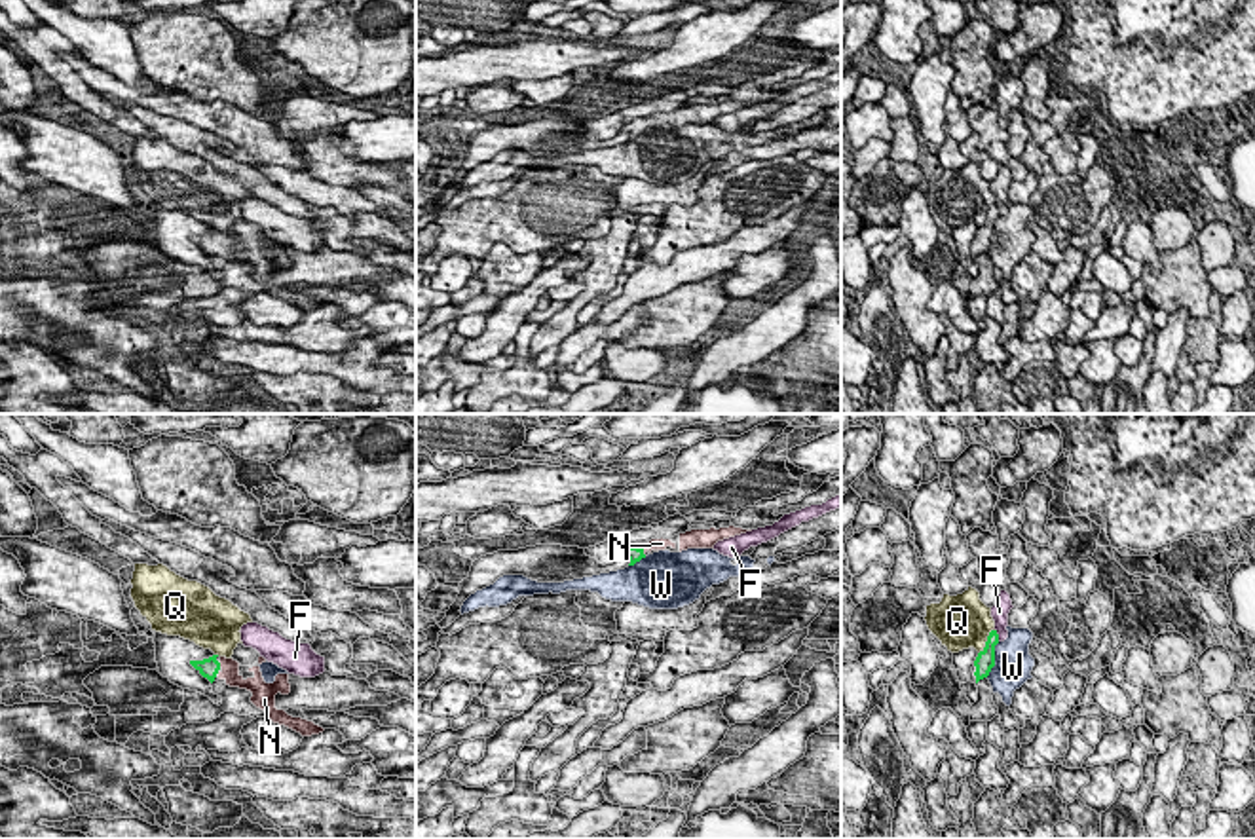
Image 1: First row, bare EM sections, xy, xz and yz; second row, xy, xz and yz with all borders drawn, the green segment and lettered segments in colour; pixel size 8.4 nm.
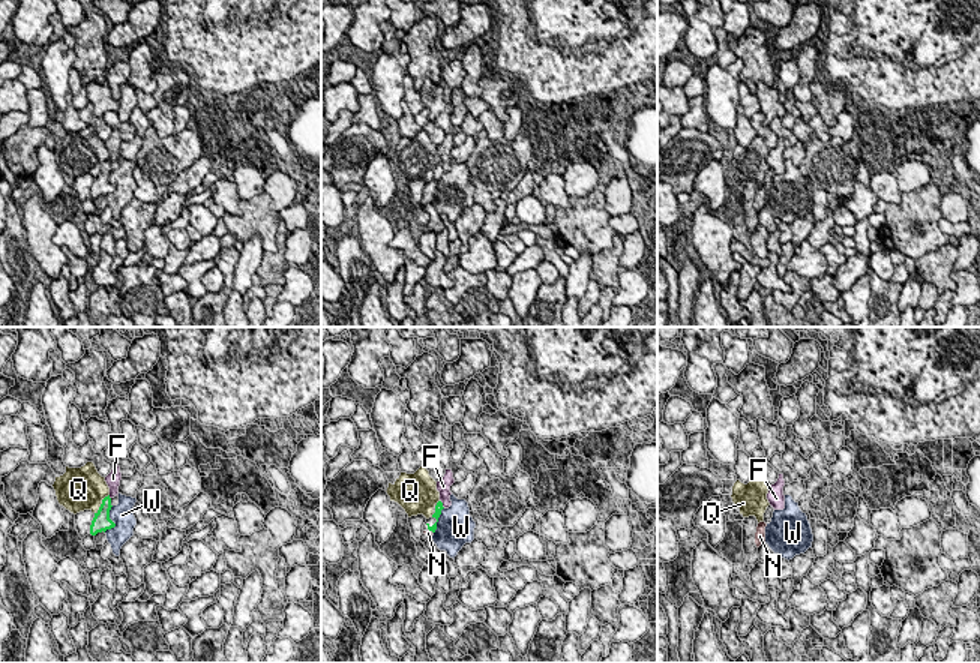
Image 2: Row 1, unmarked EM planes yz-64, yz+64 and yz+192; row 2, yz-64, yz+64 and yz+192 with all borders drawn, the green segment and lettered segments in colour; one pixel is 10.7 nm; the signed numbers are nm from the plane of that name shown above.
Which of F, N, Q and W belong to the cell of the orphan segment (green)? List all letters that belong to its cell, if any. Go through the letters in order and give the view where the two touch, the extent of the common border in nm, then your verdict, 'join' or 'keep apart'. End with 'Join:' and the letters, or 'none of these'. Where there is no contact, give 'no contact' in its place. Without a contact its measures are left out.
F: meets green in yz; contact 120 nm long; keep apart
N: meets green in xz; contact 70 nm long; join
Q: meets green in yz; contact 260 nm long; keep apart
W: meets green in yz; contact 320 nm long; keep apart
Join: N

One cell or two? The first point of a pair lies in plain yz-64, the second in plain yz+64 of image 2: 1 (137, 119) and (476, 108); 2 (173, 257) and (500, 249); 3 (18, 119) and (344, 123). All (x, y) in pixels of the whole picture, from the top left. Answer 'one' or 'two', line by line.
1: two
2: one
3: one

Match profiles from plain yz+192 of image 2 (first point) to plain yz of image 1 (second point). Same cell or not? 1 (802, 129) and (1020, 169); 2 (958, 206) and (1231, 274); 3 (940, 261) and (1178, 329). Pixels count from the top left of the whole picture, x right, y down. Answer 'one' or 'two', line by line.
1: two
2: two
3: two

